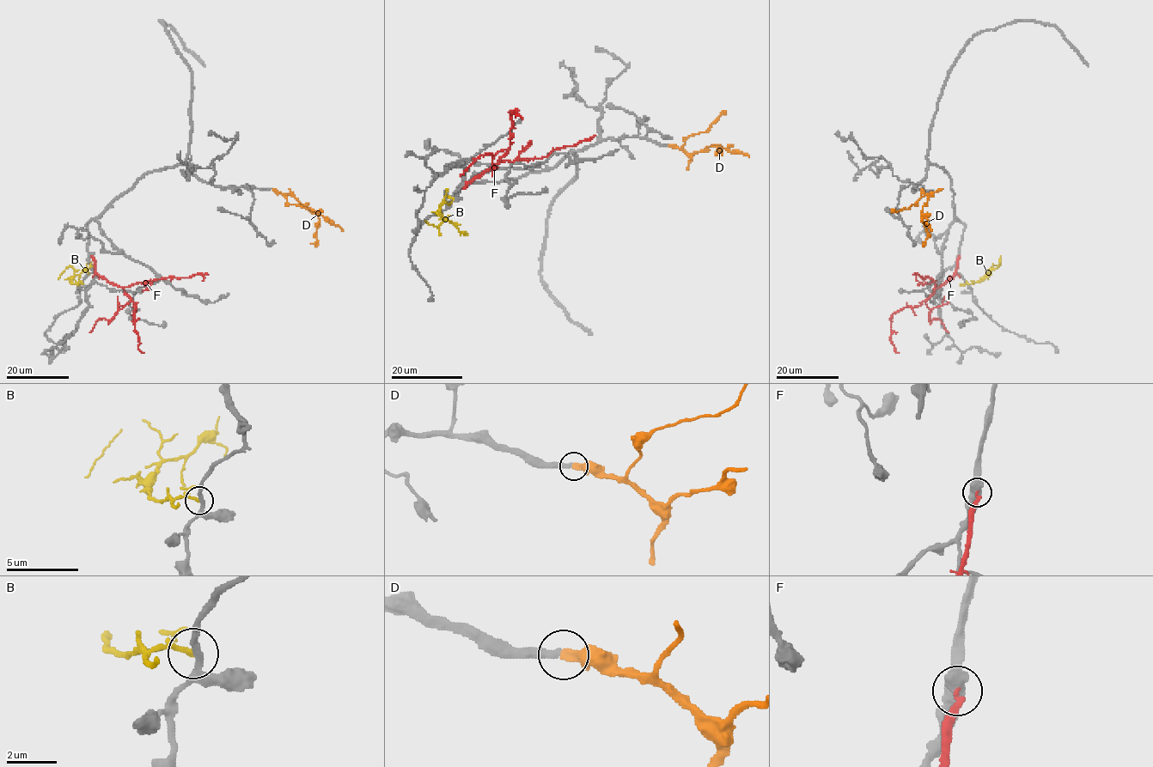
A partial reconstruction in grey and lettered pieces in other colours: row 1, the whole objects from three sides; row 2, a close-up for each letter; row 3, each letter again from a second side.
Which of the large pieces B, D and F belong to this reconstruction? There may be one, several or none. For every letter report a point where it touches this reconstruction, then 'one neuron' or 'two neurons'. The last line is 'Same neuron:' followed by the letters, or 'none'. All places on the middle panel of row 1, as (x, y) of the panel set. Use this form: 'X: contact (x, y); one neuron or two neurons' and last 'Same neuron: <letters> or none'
B: contact (452, 197); two neurons
D: contact (668, 145); one neuron
F: contact (463, 188); two neurons
Same neuron: D

